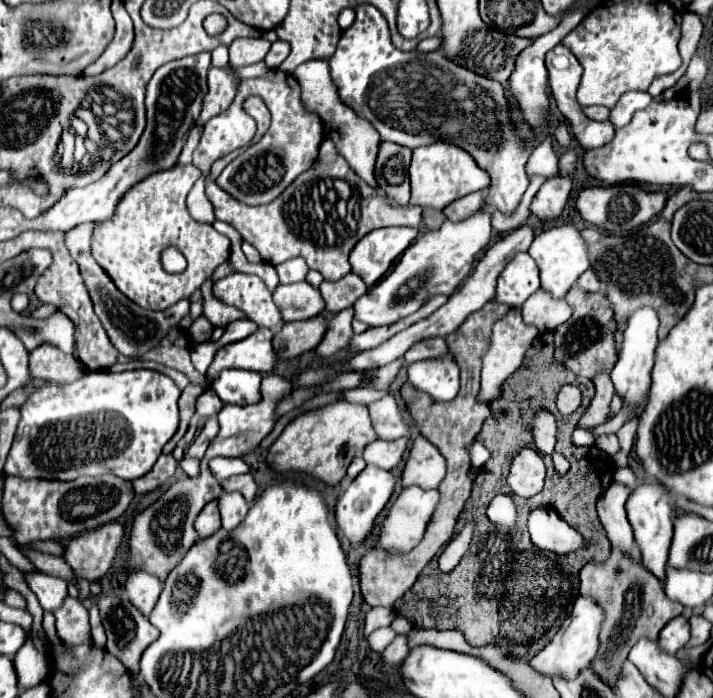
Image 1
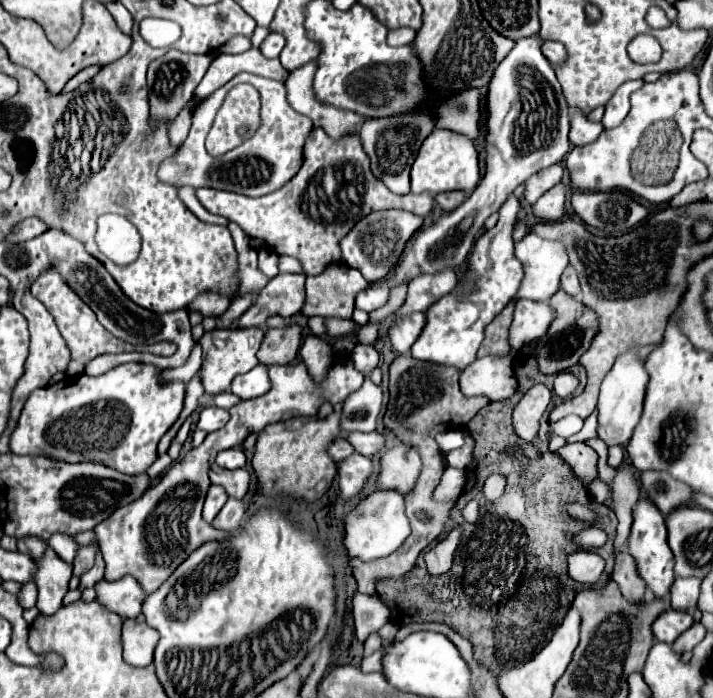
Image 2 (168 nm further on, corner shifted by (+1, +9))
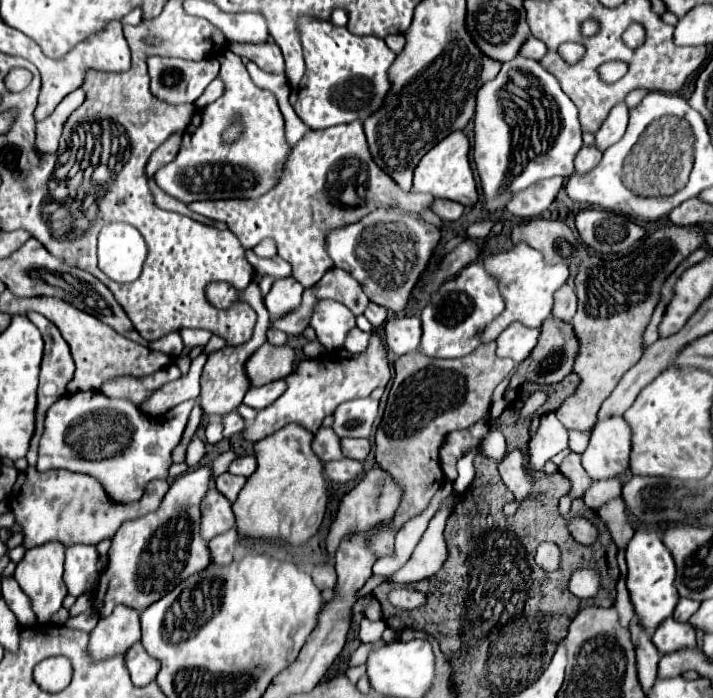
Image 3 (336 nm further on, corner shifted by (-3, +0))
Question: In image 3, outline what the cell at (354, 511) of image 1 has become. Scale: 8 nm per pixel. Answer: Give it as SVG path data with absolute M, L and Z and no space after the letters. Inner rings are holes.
M344 457L342 461L326 463L324 473L328 475L328 479L332 479L336 483L350 483L350 481L356 481L358 475L362 473L362 463Z

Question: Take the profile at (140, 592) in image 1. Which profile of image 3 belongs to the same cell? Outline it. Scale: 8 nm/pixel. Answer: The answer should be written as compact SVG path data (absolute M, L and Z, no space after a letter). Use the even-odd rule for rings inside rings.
M118 605L108 617L98 621L94 631L90 633L88 649L92 657L104 659L104 657L112 657L118 653L126 653L138 639L140 639L140 613L128 605Z

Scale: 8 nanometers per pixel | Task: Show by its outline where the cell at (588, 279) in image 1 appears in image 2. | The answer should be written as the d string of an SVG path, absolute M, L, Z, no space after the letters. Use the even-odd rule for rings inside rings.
M568 266L566 268L566 272L562 274L562 280L560 280L560 288L566 292L566 294L570 294L570 296L574 296L574 298L580 298L580 282L578 282L578 276L576 276L576 270L572 268L572 266Z

